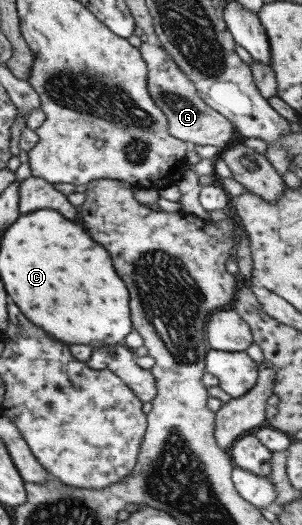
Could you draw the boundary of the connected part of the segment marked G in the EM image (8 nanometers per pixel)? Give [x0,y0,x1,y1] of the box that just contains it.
[137,42,234,150]

